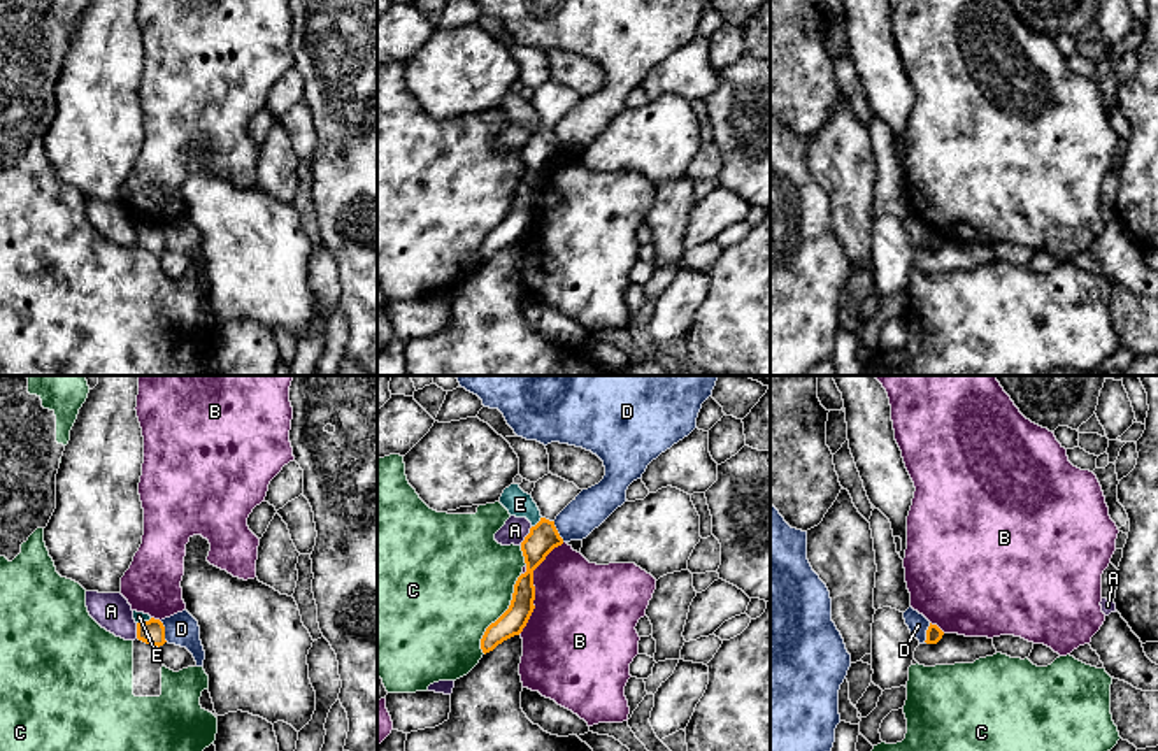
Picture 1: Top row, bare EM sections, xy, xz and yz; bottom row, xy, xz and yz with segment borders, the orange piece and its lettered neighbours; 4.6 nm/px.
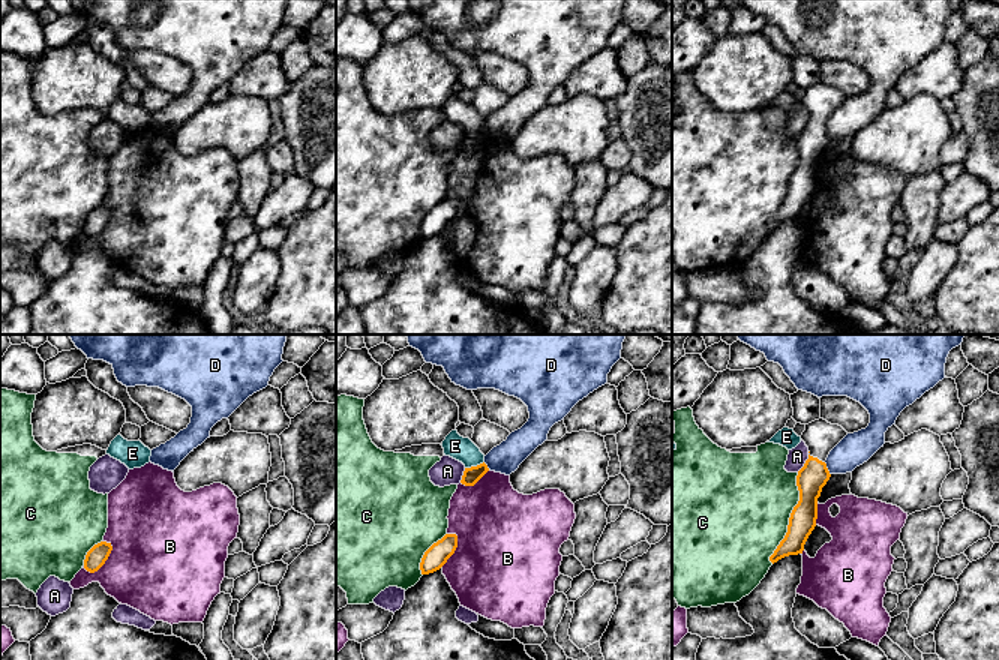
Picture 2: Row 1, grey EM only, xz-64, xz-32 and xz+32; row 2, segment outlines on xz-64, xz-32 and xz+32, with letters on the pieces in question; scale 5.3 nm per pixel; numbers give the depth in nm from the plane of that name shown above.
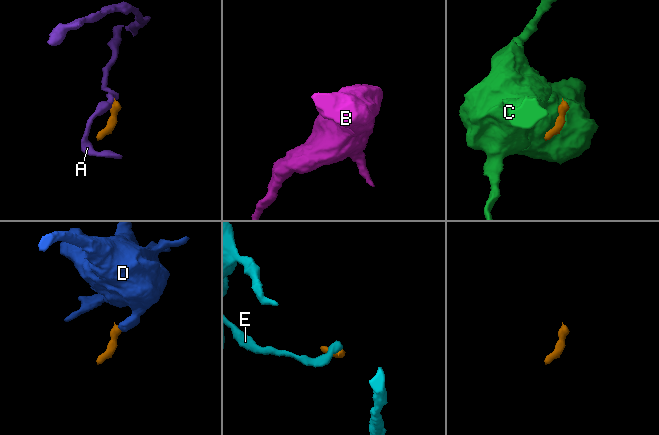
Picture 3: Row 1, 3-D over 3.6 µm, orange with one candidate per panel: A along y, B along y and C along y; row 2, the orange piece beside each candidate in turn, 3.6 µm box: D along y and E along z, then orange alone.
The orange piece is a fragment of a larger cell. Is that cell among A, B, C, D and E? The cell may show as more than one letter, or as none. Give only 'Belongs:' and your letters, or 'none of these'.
Belongs: none of these

